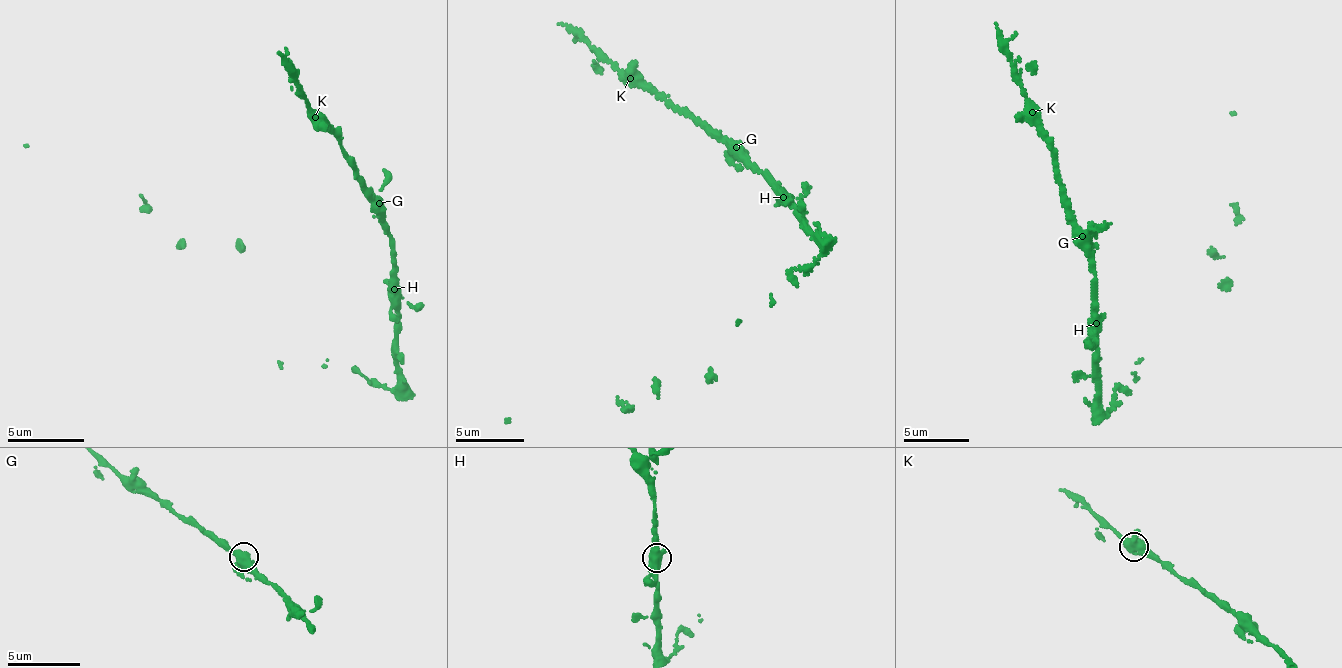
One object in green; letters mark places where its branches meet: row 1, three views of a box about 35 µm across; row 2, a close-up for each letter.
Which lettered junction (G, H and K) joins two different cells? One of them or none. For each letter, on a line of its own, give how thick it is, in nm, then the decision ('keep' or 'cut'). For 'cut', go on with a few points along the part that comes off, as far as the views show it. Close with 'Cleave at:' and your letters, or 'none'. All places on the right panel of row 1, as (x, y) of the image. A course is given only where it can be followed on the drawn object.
G: 360 nm thick; keep
H: 400 nm thick; keep
K: 480 nm thick; keep
Cleave at: none

